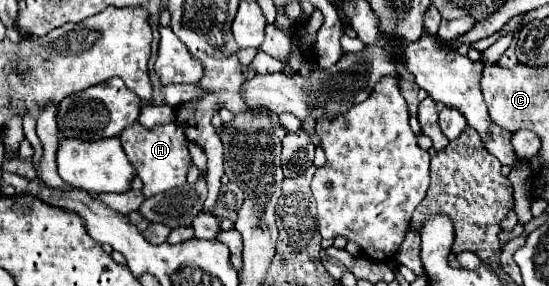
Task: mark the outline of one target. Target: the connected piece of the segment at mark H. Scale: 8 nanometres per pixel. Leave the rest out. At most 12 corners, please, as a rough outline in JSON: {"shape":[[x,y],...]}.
{"shape":[[135,123],[119,139],[145,197],[181,187],[191,153],[179,125]]}

